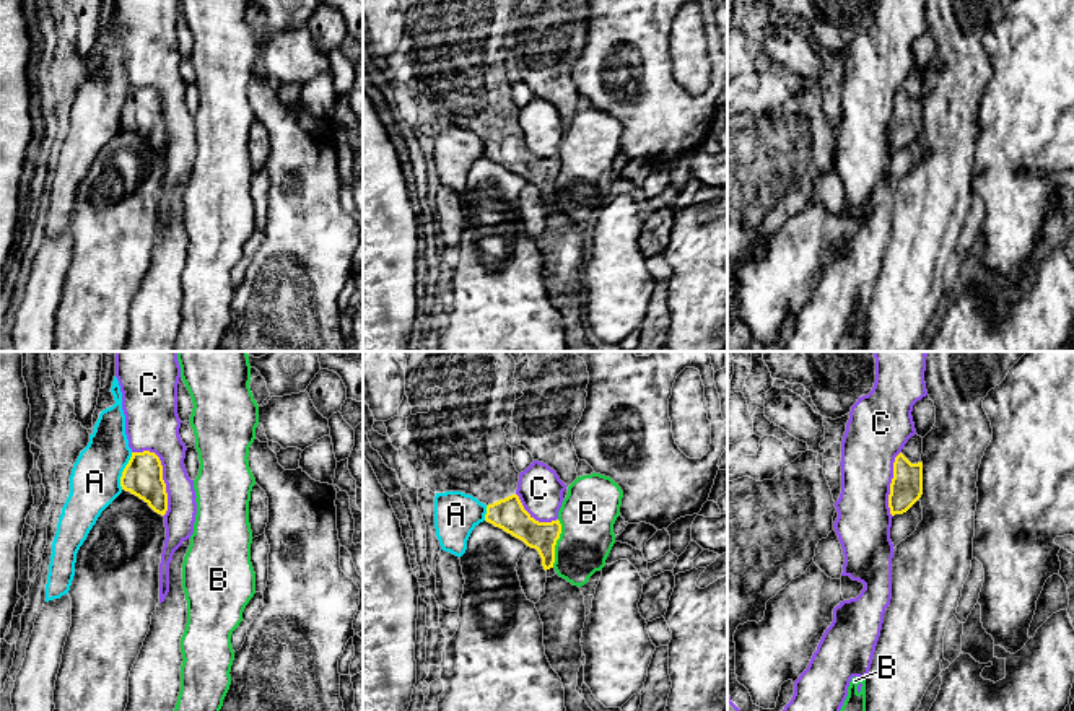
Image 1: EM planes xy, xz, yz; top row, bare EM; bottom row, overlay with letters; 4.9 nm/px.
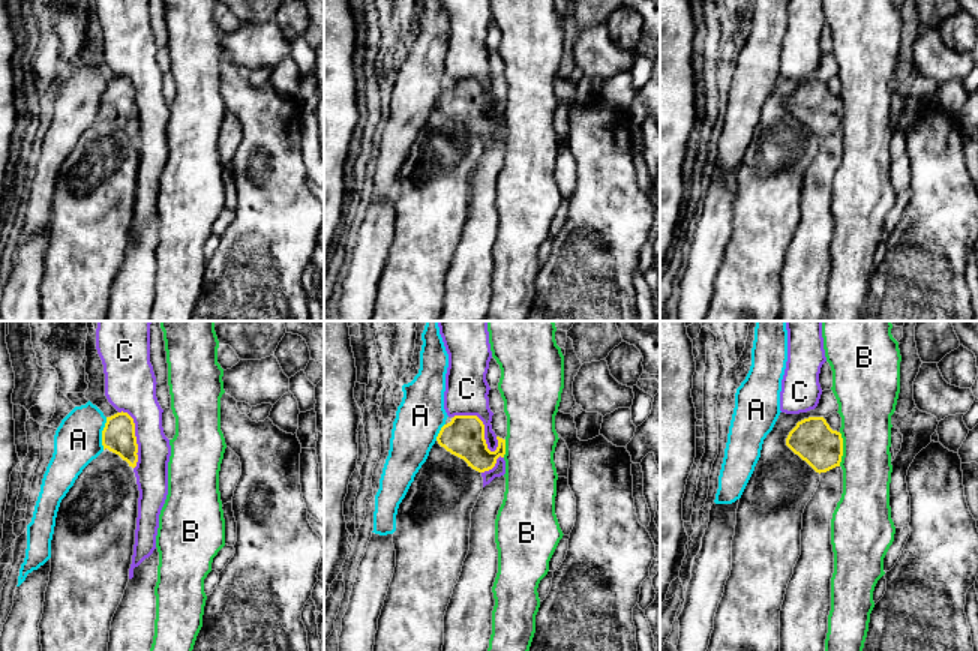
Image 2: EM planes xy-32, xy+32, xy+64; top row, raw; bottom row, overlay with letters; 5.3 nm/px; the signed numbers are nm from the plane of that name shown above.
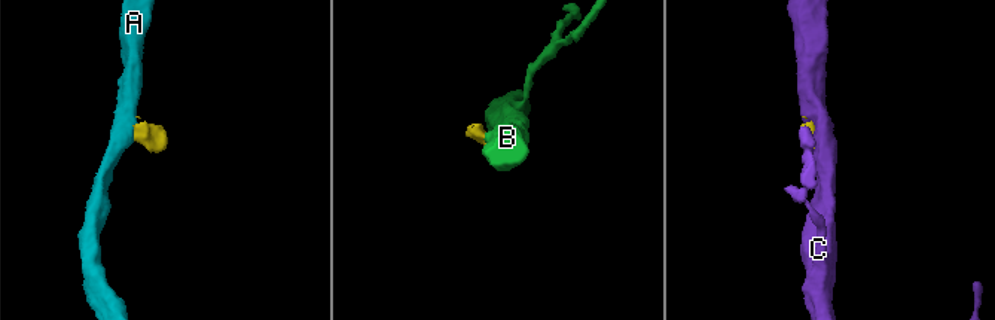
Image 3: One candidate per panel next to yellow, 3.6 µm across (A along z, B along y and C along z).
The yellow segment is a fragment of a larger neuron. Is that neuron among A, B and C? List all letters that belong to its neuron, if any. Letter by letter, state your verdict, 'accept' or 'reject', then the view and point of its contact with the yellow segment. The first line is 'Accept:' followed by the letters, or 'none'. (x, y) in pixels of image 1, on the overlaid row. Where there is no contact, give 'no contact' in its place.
Accept: none
A: reject; contact xy (124, 471)
B: reject; contact xz (555, 544)
C: reject; contact xy (161, 474)

